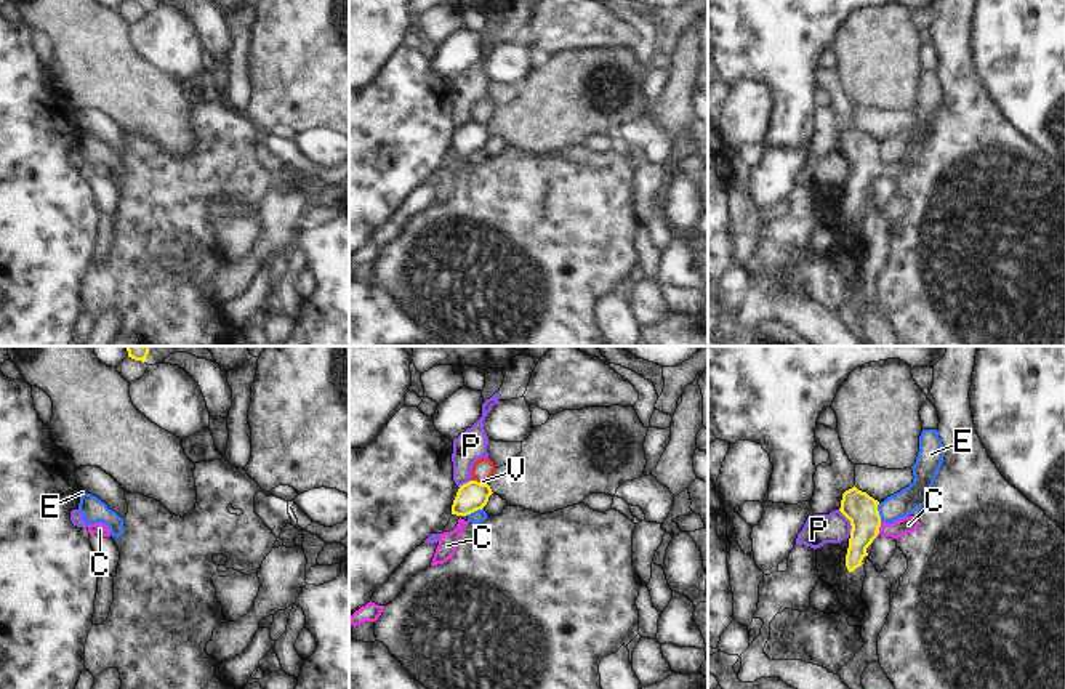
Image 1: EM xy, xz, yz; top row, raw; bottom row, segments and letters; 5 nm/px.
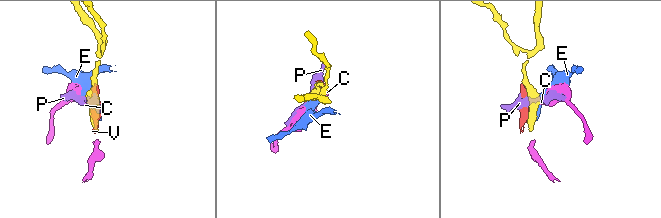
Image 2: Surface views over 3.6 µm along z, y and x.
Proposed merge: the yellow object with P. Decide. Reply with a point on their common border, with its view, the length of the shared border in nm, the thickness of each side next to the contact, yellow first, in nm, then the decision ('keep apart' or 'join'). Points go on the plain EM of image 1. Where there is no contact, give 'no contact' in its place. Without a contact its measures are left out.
yz (851, 164) | 140 nm | 160/160 nm | keep apart

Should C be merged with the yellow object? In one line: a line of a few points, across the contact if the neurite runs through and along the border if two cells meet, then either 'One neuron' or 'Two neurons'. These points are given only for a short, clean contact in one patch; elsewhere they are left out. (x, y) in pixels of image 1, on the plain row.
Line: yz (860, 149), (878, 170), (899, 170), (908, 165). One neuron

